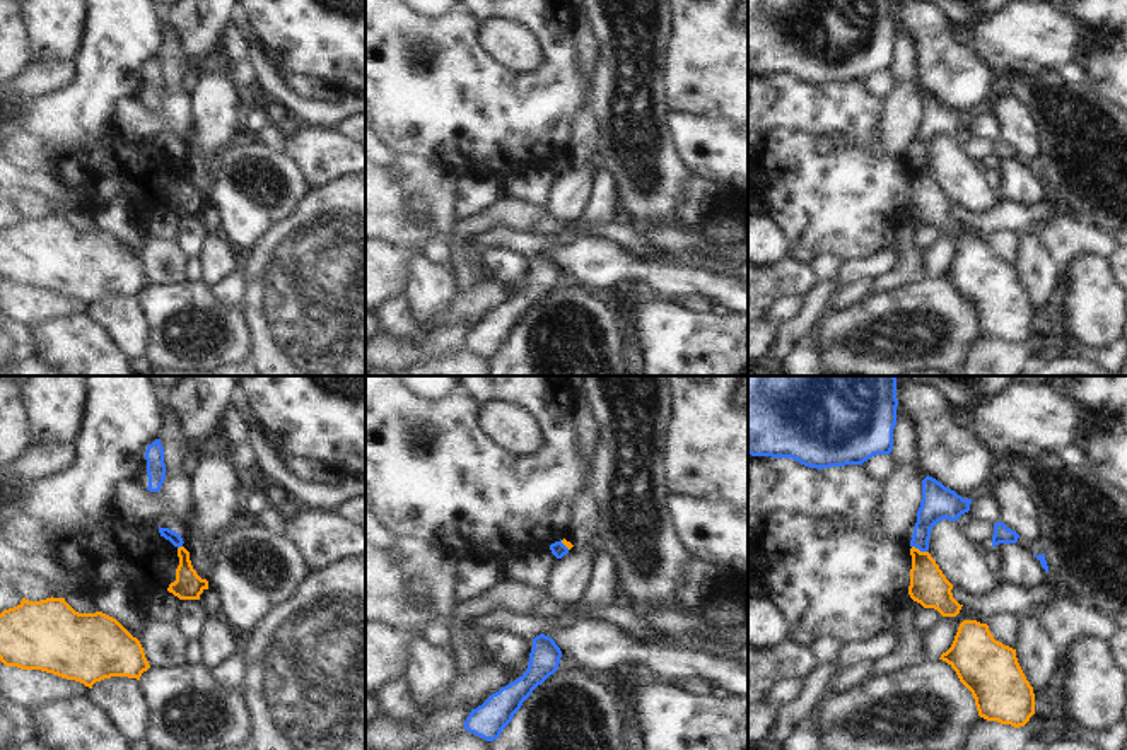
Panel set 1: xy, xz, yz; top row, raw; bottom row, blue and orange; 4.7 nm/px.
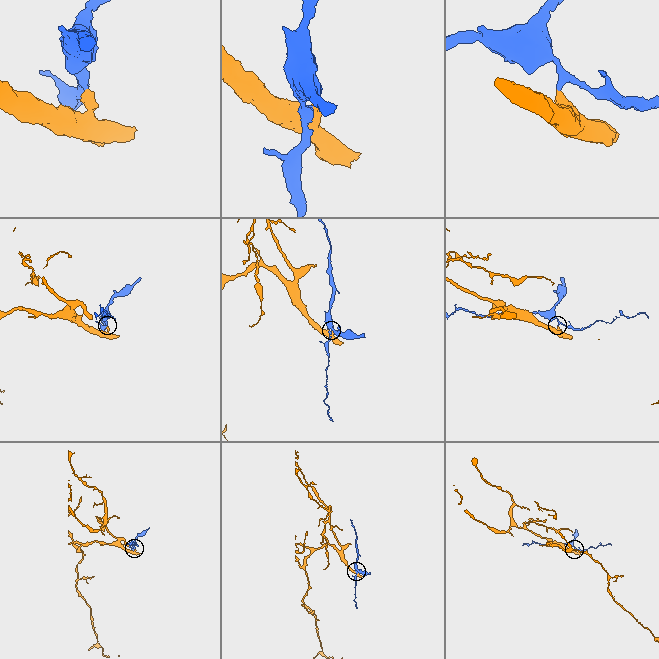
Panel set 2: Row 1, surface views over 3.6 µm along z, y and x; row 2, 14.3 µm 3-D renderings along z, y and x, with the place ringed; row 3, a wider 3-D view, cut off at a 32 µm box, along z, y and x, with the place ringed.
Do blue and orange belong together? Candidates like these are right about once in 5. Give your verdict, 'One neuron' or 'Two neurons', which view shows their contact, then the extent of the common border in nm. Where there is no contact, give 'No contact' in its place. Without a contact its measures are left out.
Two neurons. Touches blue in yz. Shared border 80 nm.

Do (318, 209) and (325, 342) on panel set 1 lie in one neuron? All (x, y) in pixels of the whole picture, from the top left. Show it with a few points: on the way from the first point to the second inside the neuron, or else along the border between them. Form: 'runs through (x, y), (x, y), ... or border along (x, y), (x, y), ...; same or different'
runs through (325, 241), (325, 310); same

